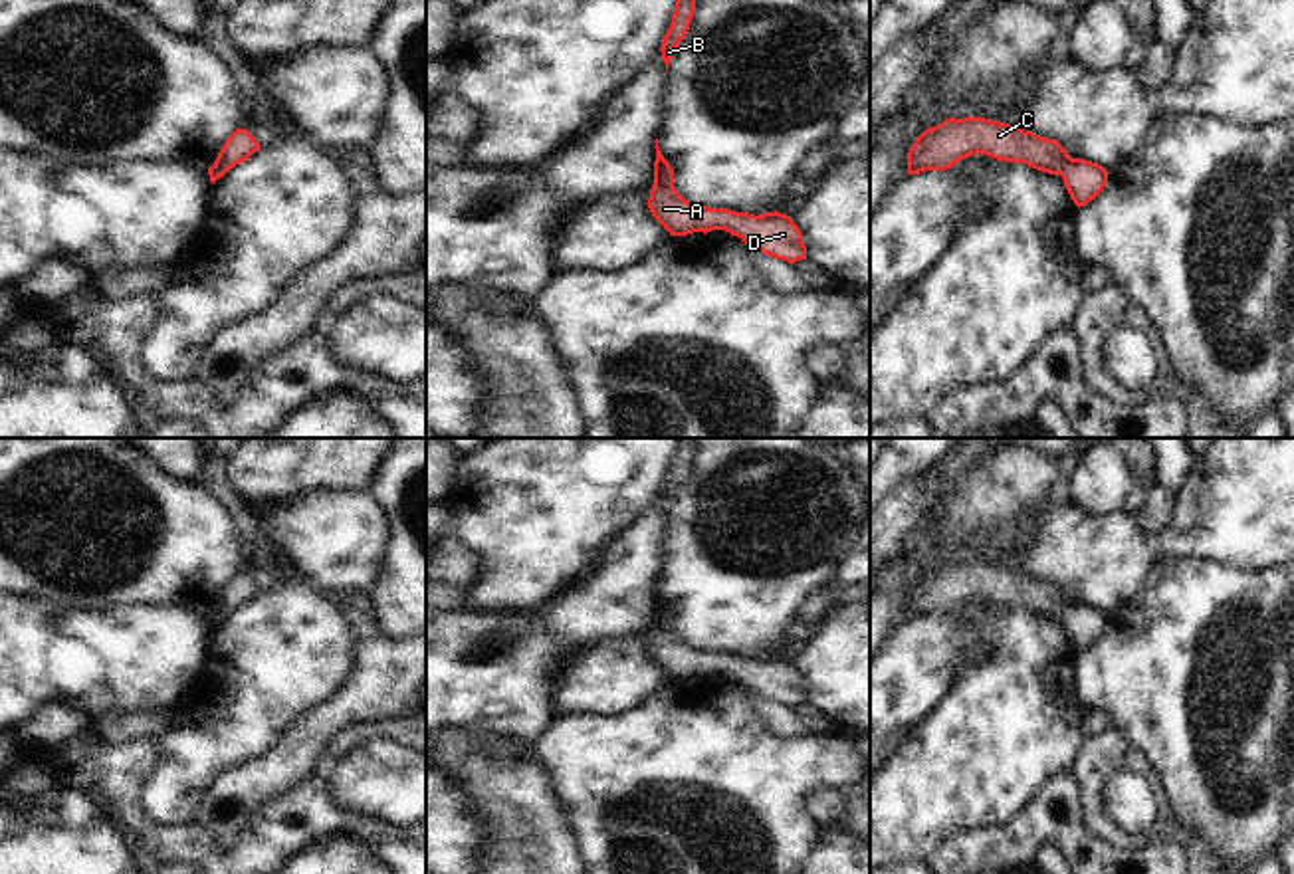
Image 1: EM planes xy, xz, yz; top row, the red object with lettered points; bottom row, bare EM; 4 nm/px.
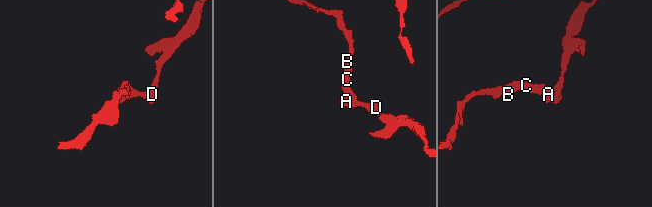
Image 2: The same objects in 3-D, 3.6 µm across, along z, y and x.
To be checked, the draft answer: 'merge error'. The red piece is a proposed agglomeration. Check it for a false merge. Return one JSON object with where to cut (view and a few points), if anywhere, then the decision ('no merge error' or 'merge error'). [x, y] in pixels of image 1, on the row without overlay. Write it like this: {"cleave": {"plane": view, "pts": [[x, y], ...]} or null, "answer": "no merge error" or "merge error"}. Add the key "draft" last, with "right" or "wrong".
{"cleave": {"plane": "xz", "pts": [[654, 627], [664, 627], [672, 633]]}, "answer": "merge error", "draft": "right"}

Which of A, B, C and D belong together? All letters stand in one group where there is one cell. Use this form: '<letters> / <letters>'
A D / B C

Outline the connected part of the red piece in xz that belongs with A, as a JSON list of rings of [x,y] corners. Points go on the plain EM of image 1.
[[[652,628],[648,652],[670,680],[725,674],[777,704],[789,708],[807,704],[807,690],[799,670],[791,660],[777,654],[755,660],[729,652],[692,648],[676,632],[666,628]]]

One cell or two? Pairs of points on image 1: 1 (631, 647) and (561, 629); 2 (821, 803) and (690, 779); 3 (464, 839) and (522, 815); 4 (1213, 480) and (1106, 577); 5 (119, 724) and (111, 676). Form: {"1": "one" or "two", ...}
{"1": "two", "2": "two", "3": "two", "4": "one", "5": "two"}

